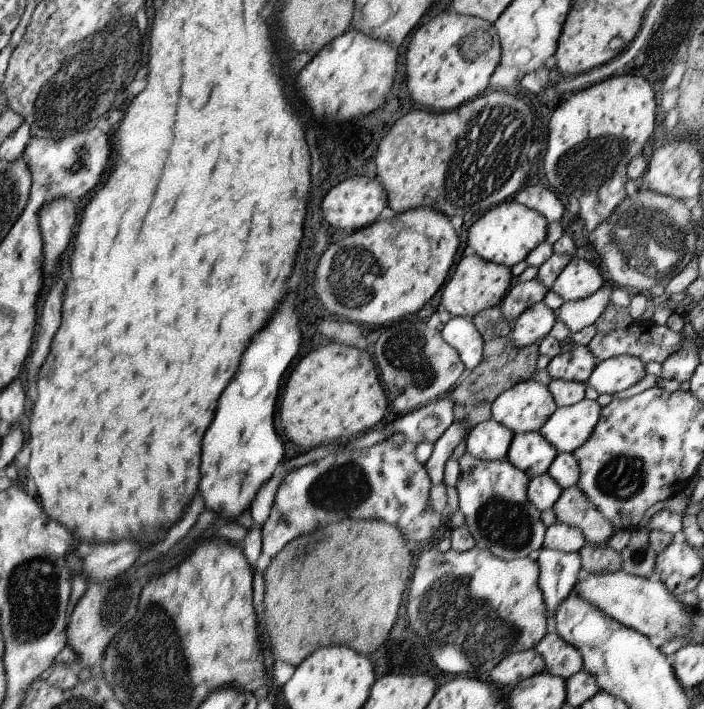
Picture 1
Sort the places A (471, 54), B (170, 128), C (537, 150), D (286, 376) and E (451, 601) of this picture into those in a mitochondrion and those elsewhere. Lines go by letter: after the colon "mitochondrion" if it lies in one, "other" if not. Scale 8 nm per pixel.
A: mitochondrion
B: other
C: mitochondrion
D: other
E: mitochondrion

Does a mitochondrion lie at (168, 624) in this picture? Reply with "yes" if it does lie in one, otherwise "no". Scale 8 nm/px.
no

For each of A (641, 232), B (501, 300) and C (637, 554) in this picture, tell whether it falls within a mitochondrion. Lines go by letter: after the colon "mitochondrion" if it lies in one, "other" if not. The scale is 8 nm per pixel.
A: mitochondrion
B: other
C: mitochondrion

